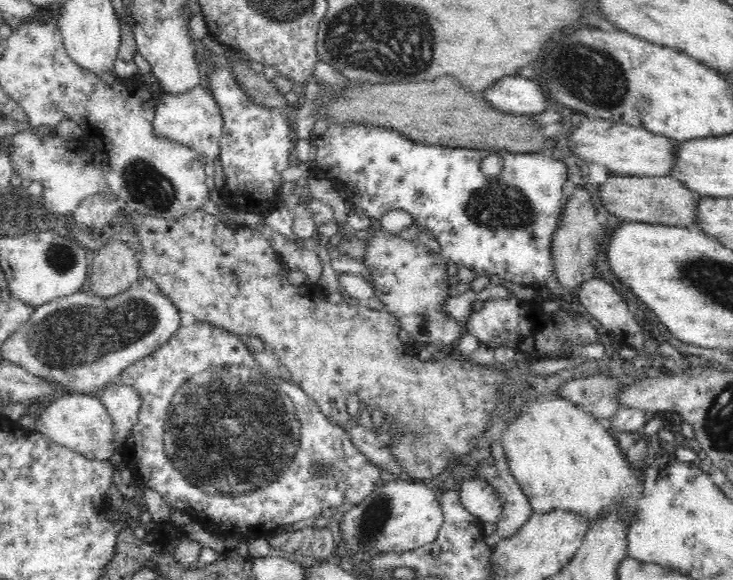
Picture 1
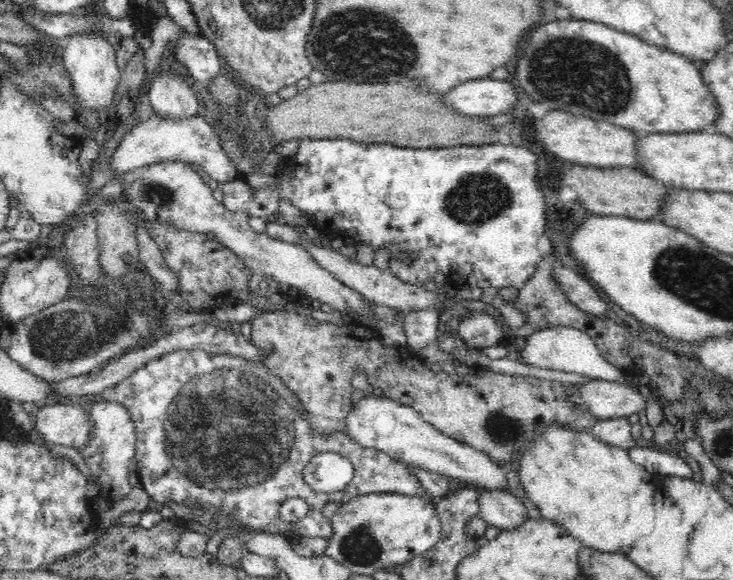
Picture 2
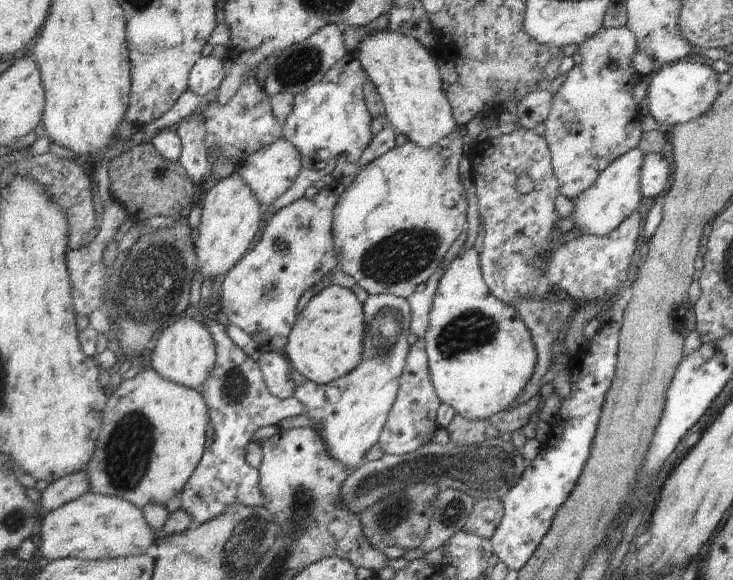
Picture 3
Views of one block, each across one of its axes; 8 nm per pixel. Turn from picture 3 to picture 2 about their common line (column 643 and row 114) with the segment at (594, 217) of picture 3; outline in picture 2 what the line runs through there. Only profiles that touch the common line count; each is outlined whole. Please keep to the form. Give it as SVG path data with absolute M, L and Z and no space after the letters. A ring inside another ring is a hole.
M153 114L146 122L138 123L131 131L123 134L120 144L110 158L109 166L118 177L126 171L133 171L158 161L186 161L195 168L202 166L202 170L217 182L236 180L237 170L224 152L215 130L202 116L173 120L173 118L163 118Z

